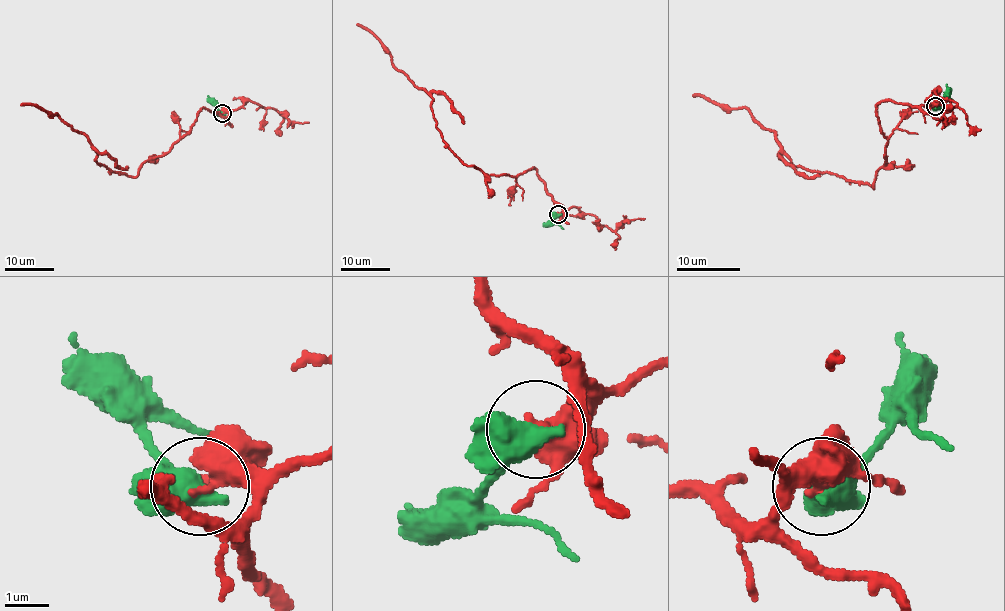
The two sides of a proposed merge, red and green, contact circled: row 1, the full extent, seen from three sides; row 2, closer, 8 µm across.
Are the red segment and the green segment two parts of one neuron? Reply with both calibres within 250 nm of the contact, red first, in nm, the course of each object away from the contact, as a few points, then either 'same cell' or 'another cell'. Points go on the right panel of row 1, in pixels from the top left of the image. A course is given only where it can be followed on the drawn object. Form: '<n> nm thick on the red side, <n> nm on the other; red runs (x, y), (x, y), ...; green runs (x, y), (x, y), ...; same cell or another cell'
420 nm thick on the red side, 700 nm on the other; red runs (934, 106), (877, 106), (888, 145), (872, 188), (792, 163), (744, 107), (692, 95); green runs (935, 106), (946, 96), (954, 101); another cell

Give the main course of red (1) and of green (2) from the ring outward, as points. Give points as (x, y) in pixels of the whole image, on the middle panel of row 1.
1: (558, 213), (564, 210), (534, 168), (511, 177), (465, 164), (442, 138), (425, 91), (357, 23)
2: (558, 214), (552, 223), (563, 229)

